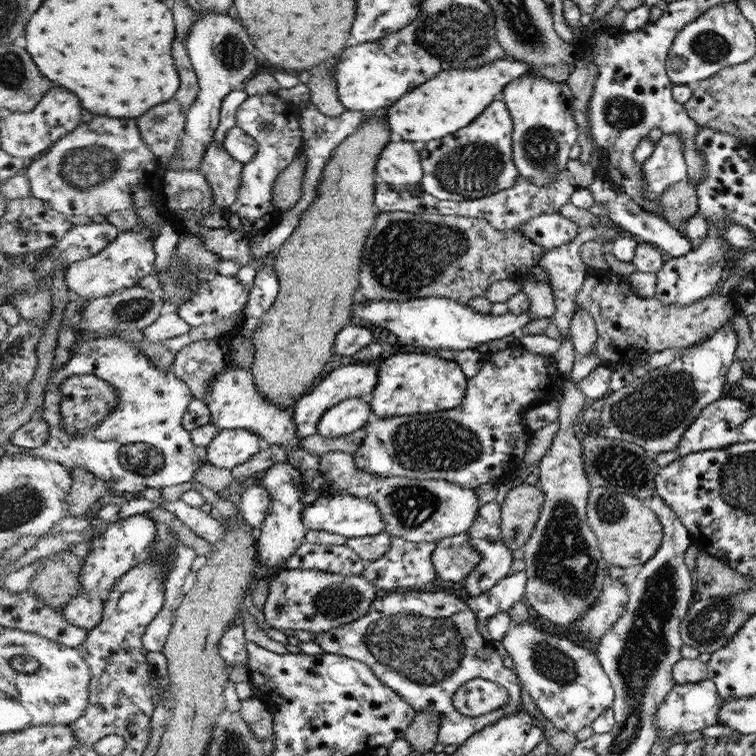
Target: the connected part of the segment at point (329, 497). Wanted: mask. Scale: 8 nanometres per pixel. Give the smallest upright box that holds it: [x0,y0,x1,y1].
[303,493,385,538]

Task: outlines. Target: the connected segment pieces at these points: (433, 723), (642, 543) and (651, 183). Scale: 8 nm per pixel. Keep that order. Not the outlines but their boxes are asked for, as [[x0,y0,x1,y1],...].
[[405,712,438,754],[587,486,663,569],[642,135,687,200]]

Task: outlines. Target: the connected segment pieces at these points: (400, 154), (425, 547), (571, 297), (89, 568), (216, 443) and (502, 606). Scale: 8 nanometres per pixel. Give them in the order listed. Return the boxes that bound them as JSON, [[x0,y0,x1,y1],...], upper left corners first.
[[376,141,423,192],[361,536,437,592],[538,225,619,342],[62,513,160,630],[207,429,265,469],[467,571,527,637]]

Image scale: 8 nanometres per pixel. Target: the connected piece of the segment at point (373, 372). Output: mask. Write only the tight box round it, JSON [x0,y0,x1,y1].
[294,361,379,438]

